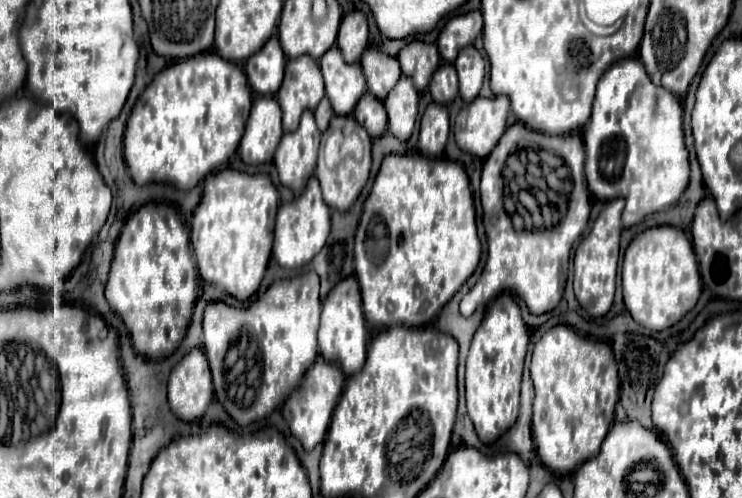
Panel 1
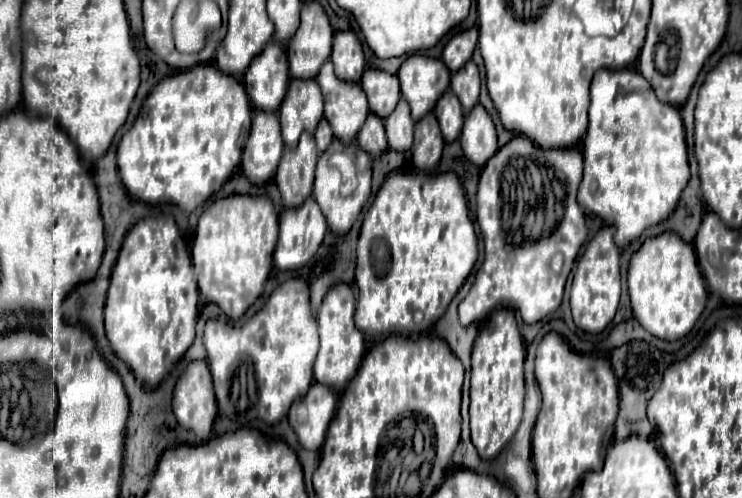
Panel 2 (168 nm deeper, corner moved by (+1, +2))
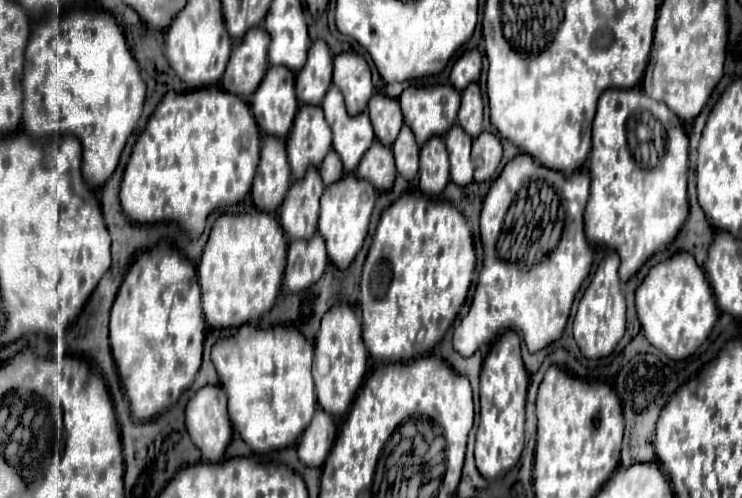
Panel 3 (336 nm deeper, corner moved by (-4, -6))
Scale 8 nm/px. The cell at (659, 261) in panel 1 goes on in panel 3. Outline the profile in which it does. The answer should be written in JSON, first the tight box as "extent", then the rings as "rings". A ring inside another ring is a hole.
{"extent":[635,251,719,361],"rings":[[[685,251],[675,253],[651,267],[635,291],[635,305],[647,341],[675,361],[685,359],[697,351],[697,347],[709,337],[719,315],[705,273],[693,255]]]}

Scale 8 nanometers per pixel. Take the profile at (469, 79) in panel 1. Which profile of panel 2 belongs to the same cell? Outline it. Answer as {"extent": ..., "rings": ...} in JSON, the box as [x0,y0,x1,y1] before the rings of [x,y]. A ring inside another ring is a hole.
{"extent":[450,61,480,115],"rings":[[[474,61],[466,63],[458,73],[452,75],[450,91],[462,103],[464,115],[468,115],[472,111],[472,107],[478,103],[478,95],[480,95],[480,73],[478,73],[478,67],[474,65]]]}

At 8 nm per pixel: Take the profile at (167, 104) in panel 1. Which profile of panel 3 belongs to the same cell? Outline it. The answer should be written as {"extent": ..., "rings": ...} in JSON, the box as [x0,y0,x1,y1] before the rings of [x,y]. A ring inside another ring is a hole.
{"extent":[119,87,259,237],"rings":[[[203,87],[185,93],[169,91],[147,121],[147,127],[139,135],[127,161],[119,191],[123,213],[137,223],[177,221],[197,237],[213,209],[239,203],[249,193],[259,161],[259,145],[257,123],[253,121],[249,105],[241,97],[225,93],[219,87]]]}

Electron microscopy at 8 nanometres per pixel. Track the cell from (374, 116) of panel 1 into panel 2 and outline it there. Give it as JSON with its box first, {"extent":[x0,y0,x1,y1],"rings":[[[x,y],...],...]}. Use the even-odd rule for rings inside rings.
{"extent":[356,113,388,157],"rings":[[[370,113],[364,127],[360,129],[360,133],[356,137],[356,143],[370,157],[380,157],[382,153],[386,153],[388,143],[386,143],[386,133],[384,133],[384,121]]]}

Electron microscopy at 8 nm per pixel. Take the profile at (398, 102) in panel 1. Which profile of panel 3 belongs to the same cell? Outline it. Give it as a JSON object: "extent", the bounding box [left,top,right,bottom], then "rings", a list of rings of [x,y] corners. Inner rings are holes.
{"extent":[391,125,419,179],"rings":[[[403,125],[395,143],[391,145],[391,151],[395,155],[395,165],[397,173],[403,175],[405,179],[413,179],[417,175],[417,159],[419,159],[419,145],[413,137],[413,131],[409,125]]]}

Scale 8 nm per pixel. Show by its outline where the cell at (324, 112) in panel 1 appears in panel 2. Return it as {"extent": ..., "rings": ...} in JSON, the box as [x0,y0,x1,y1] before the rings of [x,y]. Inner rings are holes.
{"extent":[314,119,334,153],"rings":[[[322,119],[322,121],[320,121],[320,125],[318,125],[316,133],[314,133],[314,139],[316,139],[318,153],[324,153],[324,149],[328,149],[328,145],[332,143],[334,135],[332,135],[332,129],[330,129],[330,125],[328,125],[328,121],[326,121],[326,119]]]}

